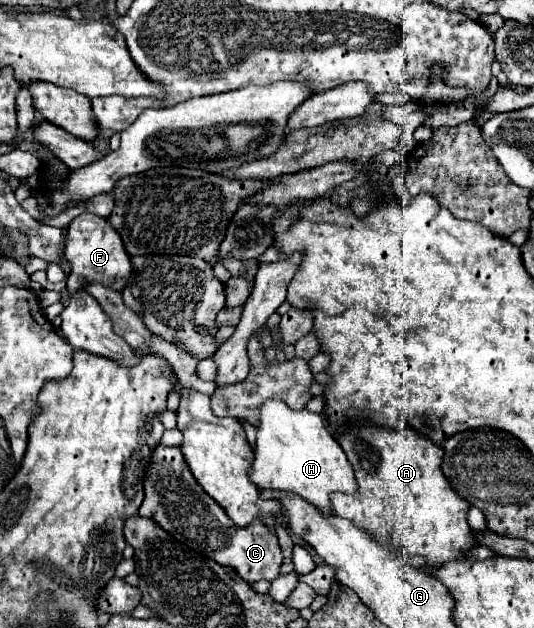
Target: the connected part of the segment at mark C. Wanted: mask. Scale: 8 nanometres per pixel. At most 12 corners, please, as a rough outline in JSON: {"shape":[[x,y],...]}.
{"shape":[[158,445],[138,515],[236,569],[274,581],[282,551],[260,519],[234,525],[180,447]]}

